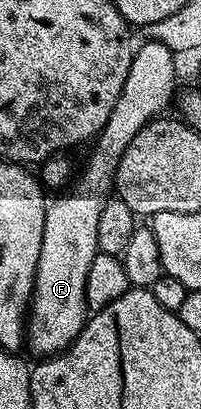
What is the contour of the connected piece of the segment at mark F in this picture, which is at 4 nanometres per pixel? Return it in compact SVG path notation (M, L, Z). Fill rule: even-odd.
M151 40L144 41L145 43L141 47L140 45L135 49L134 59L132 60L132 68L128 68L128 80L124 80L124 88L120 92L120 96L118 97L117 104L112 108L112 116L108 120L108 124L104 127L104 129L99 132L96 141L93 143L94 151L90 154L90 159L86 162L86 171L81 174L77 179L78 182L78 190L71 189L69 192L71 194L63 193L61 196L63 198L58 198L49 203L46 207L46 219L44 220L44 240L40 244L40 260L36 264L36 276L34 277L34 296L30 300L30 304L28 307L28 321L26 323L26 336L24 339L25 345L30 346L30 350L34 354L38 354L37 356L53 356L56 354L61 354L63 350L68 349L71 344L74 343L78 338L79 332L82 331L82 327L86 325L86 320L88 317L88 311L86 309L86 293L84 292L84 284L88 280L88 268L92 268L92 260L98 254L98 245L96 244L96 228L98 227L100 221L100 212L102 211L102 204L104 199L111 193L113 184L114 184L114 173L118 170L118 161L120 160L120 156L124 156L124 152L128 148L128 144L132 144L132 140L136 136L136 132L140 132L140 128L144 128L148 123L154 121L155 118L159 117L163 113L162 110L166 105L173 103L176 98L176 89L174 90L174 85L178 82L178 70L174 67L174 60L176 60L176 54L170 51L164 44L160 42L155 42Z

